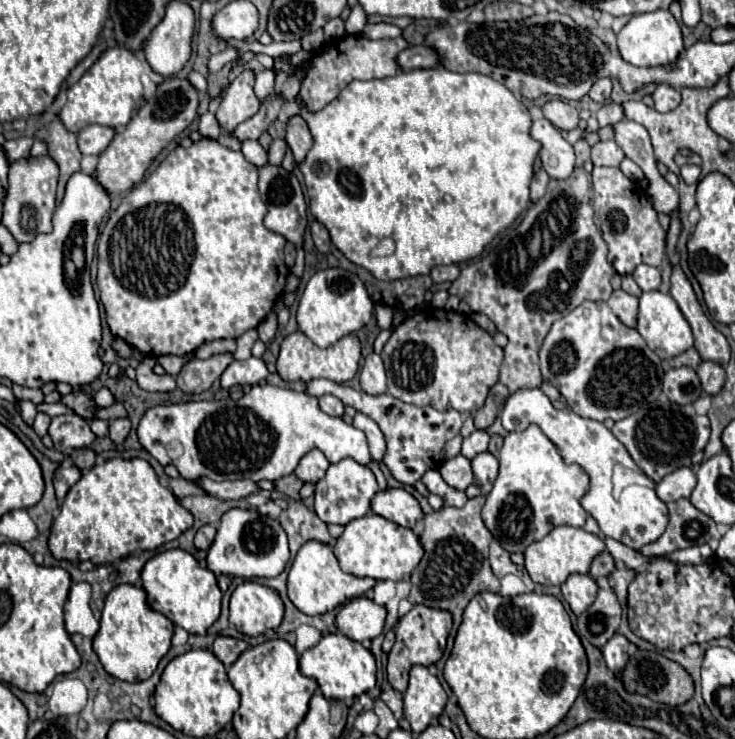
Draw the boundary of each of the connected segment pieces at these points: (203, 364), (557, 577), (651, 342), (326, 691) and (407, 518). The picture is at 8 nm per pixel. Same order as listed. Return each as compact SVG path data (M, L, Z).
M219 354L207 360L189 360L177 376L177 386L187 394L201 394L211 388L211 384L223 374L223 370L233 362L231 354Z
M555 526L543 540L533 542L525 550L525 568L531 576L533 582L543 584L543 586L561 586L571 574L587 574L591 568L591 562L595 556L599 556L605 550L605 542L591 534L585 532L583 528L573 528L573 526Z
M659 290L643 292L639 298L639 324L637 332L643 336L645 344L659 356L659 358L673 358L683 354L693 346L691 328L687 326L687 320L683 318L677 302L671 298L671 294L663 294Z
M325 634L321 642L309 650L305 650L299 658L299 670L315 678L319 690L327 700L351 700L375 686L375 658L373 654L363 648L359 642L343 636L343 634Z
M389 488L379 492L373 498L373 512L411 530L423 518L423 510L417 498L403 488Z

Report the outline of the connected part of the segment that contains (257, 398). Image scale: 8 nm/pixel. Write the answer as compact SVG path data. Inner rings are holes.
M257 384L247 392L241 400L233 402L227 400L213 400L213 402L185 402L185 404L171 404L171 406L155 406L145 412L145 416L139 422L137 428L139 442L143 448L155 456L163 466L173 464L177 466L179 474L185 480L195 482L199 476L207 476L211 480L279 480L283 476L289 476L299 460L313 448L321 450L331 464L337 464L343 458L353 458L355 462L369 466L371 452L367 446L367 438L361 430L357 430L351 424L345 424L341 418L327 416L321 412L317 398L295 392L287 388L277 388L269 384Z

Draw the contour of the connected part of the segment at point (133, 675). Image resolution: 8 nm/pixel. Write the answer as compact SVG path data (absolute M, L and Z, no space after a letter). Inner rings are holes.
M121 584L107 594L101 614L101 628L93 638L93 650L99 656L103 668L113 678L125 682L141 682L155 672L159 660L171 648L173 628L175 626L169 618L149 608L143 588L137 588L133 584Z

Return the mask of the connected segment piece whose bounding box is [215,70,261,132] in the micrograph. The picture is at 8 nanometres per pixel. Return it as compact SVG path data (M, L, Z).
M243 70L227 88L219 108L217 108L217 122L225 132L231 132L237 124L249 120L259 112L261 100L253 92L255 72Z

